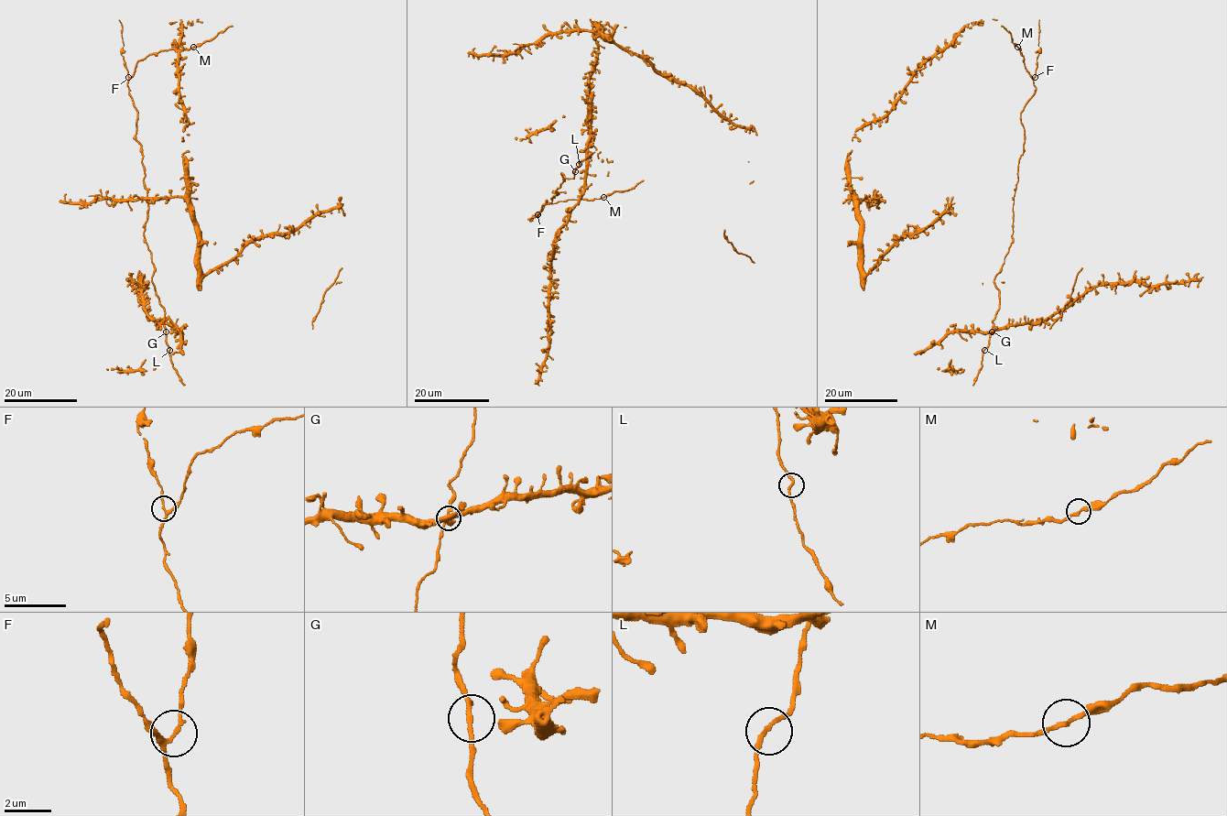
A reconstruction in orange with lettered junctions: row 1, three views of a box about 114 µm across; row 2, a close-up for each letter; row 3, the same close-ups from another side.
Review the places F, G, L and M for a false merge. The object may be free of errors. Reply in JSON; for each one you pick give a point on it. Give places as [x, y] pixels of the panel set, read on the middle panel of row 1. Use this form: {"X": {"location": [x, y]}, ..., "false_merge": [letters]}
{"false_merge": []}

